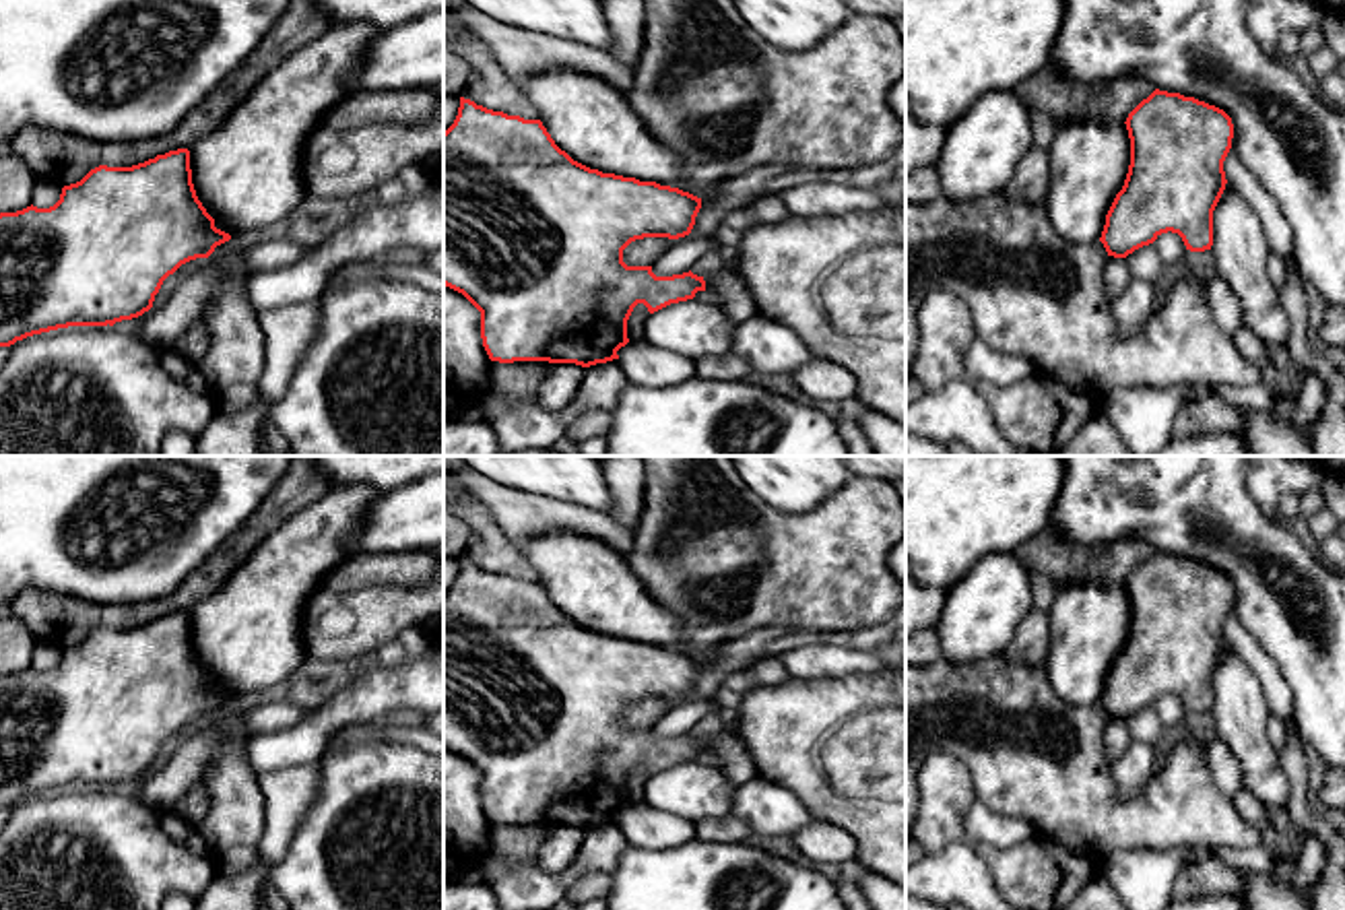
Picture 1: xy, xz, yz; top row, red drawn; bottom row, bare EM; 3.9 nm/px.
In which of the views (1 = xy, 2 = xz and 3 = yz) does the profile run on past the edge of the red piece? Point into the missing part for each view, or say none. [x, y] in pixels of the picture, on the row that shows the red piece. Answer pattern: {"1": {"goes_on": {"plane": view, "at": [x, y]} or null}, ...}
{"1": {"goes_on": null}, "2": {"goes_on": null}, "3": {"goes_on": null}}

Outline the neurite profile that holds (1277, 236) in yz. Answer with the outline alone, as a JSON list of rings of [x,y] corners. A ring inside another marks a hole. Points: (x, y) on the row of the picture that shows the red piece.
[[[1234,147],[1229,149],[1223,161],[1223,171],[1227,184],[1258,217],[1269,252],[1279,254],[1283,260],[1293,258],[1293,237],[1287,219],[1281,215],[1281,208],[1275,198],[1242,163]]]

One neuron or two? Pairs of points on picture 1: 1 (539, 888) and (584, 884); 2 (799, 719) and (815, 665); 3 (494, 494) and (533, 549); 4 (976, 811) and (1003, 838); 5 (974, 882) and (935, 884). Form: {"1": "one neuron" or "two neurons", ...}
{"1": "two neurons", "2": "two neurons", "3": "two neurons", "4": "one neuron", "5": "one neuron"}

